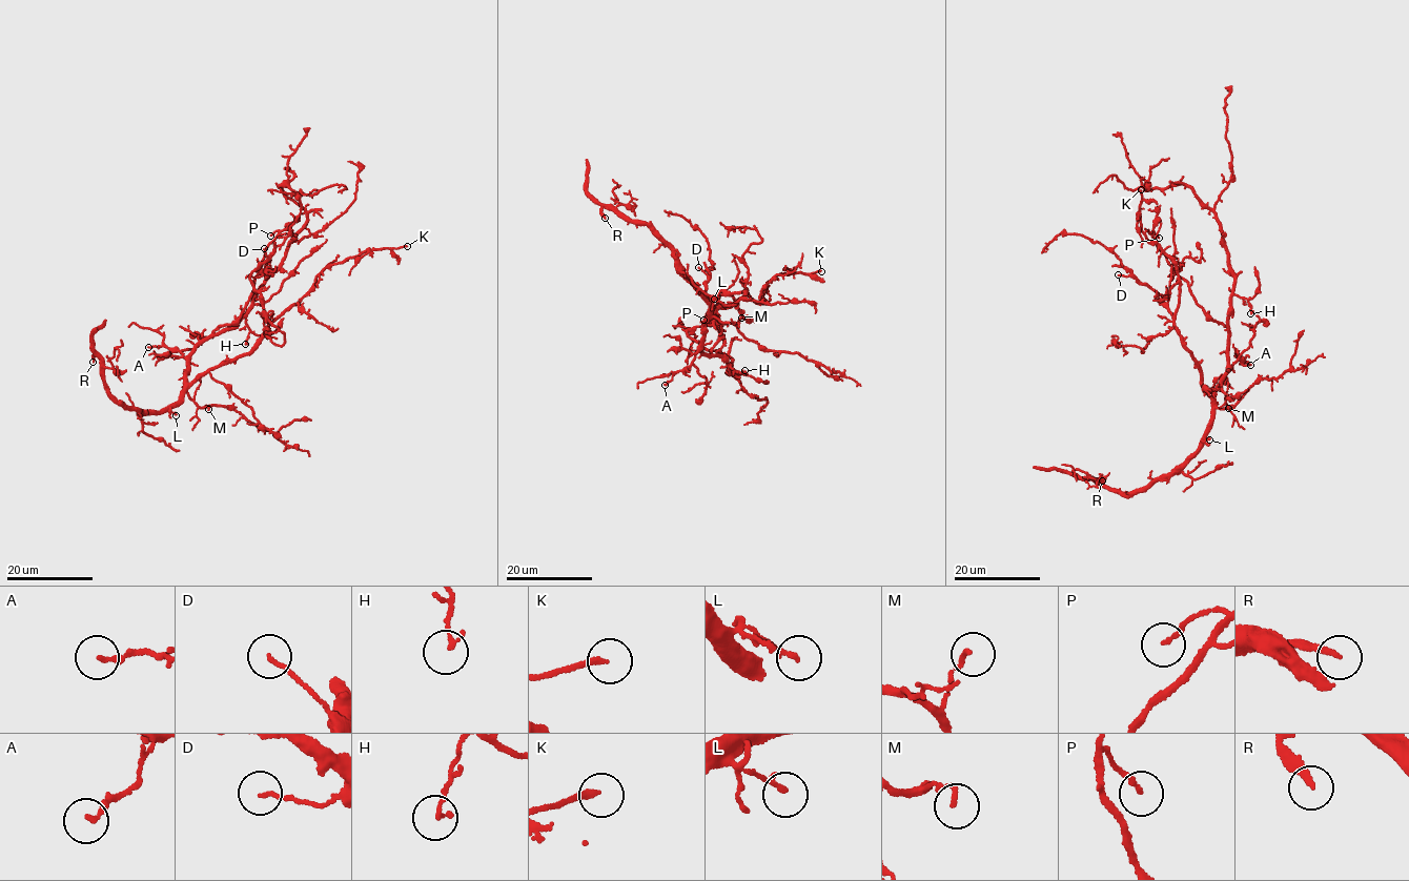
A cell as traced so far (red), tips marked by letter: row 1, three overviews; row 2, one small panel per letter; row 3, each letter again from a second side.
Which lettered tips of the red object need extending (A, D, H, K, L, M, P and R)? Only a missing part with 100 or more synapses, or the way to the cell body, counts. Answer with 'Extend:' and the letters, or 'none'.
Extend: R

